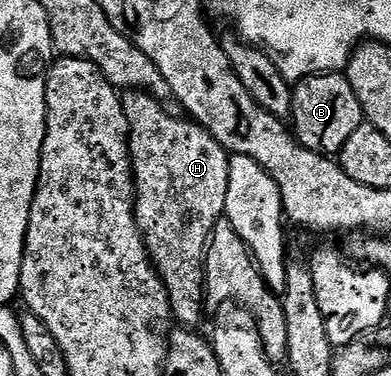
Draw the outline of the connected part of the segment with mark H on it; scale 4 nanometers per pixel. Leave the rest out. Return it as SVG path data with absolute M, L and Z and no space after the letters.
M127 91L122 94L125 119L131 128L131 169L135 173L135 218L143 233L147 254L165 283L172 318L182 328L198 330L207 305L207 247L213 227L224 220L226 192L229 189L231 158L207 129L182 116L174 117L164 102L149 93Z

